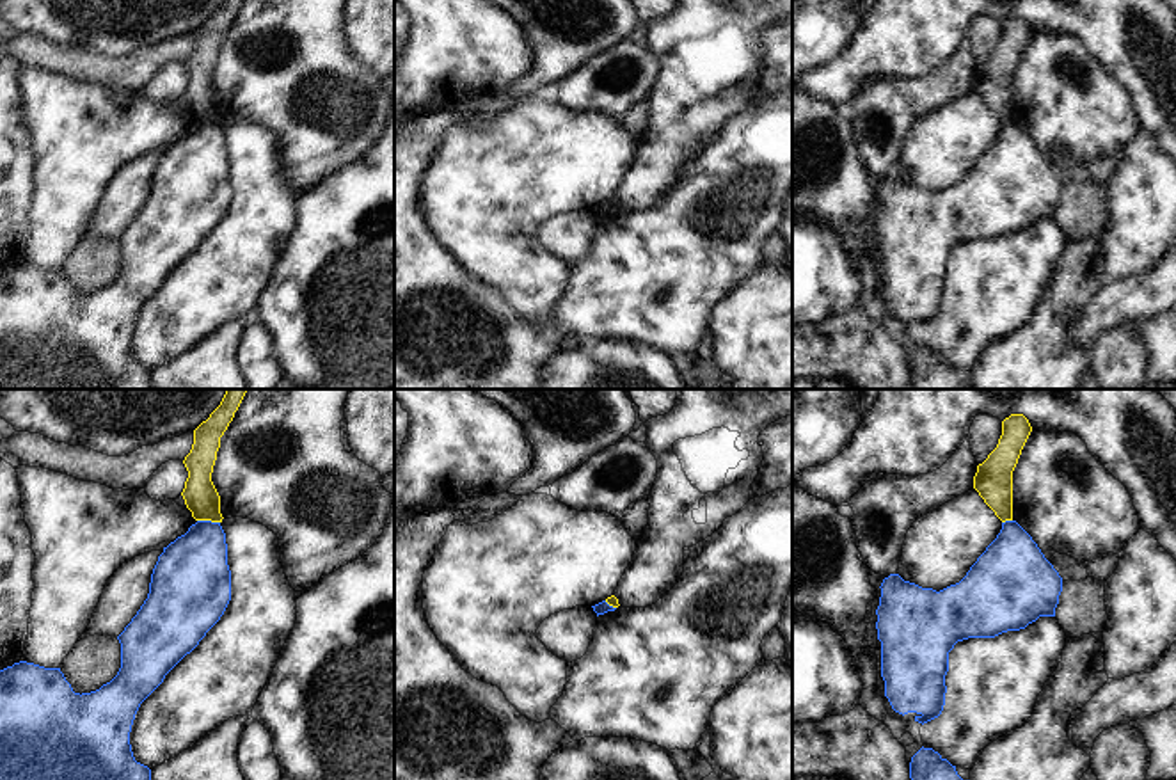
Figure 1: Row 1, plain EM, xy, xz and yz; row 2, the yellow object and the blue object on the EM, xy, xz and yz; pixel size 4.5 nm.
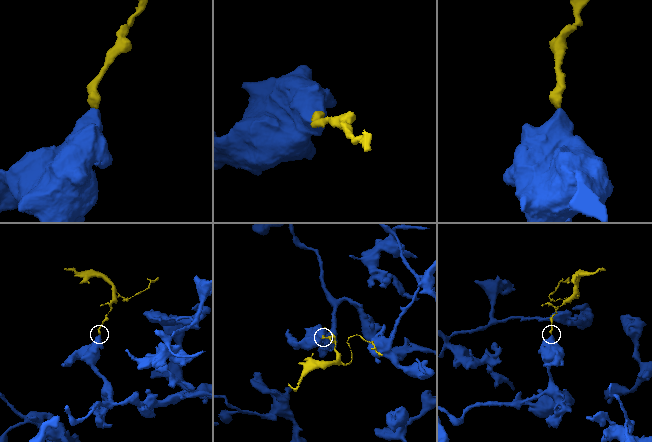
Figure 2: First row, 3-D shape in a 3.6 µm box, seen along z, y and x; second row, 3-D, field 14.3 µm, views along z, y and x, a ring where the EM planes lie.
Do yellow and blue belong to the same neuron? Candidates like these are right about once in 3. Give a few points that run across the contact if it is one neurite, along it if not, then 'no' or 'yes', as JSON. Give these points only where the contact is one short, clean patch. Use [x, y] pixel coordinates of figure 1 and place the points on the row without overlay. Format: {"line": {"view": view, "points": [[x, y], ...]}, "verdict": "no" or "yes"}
{"line": {"view": "xy", "points": [[198, 121], [219, 125]]}, "verdict": "no"}

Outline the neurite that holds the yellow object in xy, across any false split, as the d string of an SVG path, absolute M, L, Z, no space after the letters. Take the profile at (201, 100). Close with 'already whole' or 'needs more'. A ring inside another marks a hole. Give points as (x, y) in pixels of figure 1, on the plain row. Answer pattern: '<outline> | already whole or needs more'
M222 0L220 7L194 32L194 46L183 66L188 73L181 94L195 123L222 124L220 98L211 84L220 39L227 32L243 0Z | already whole

